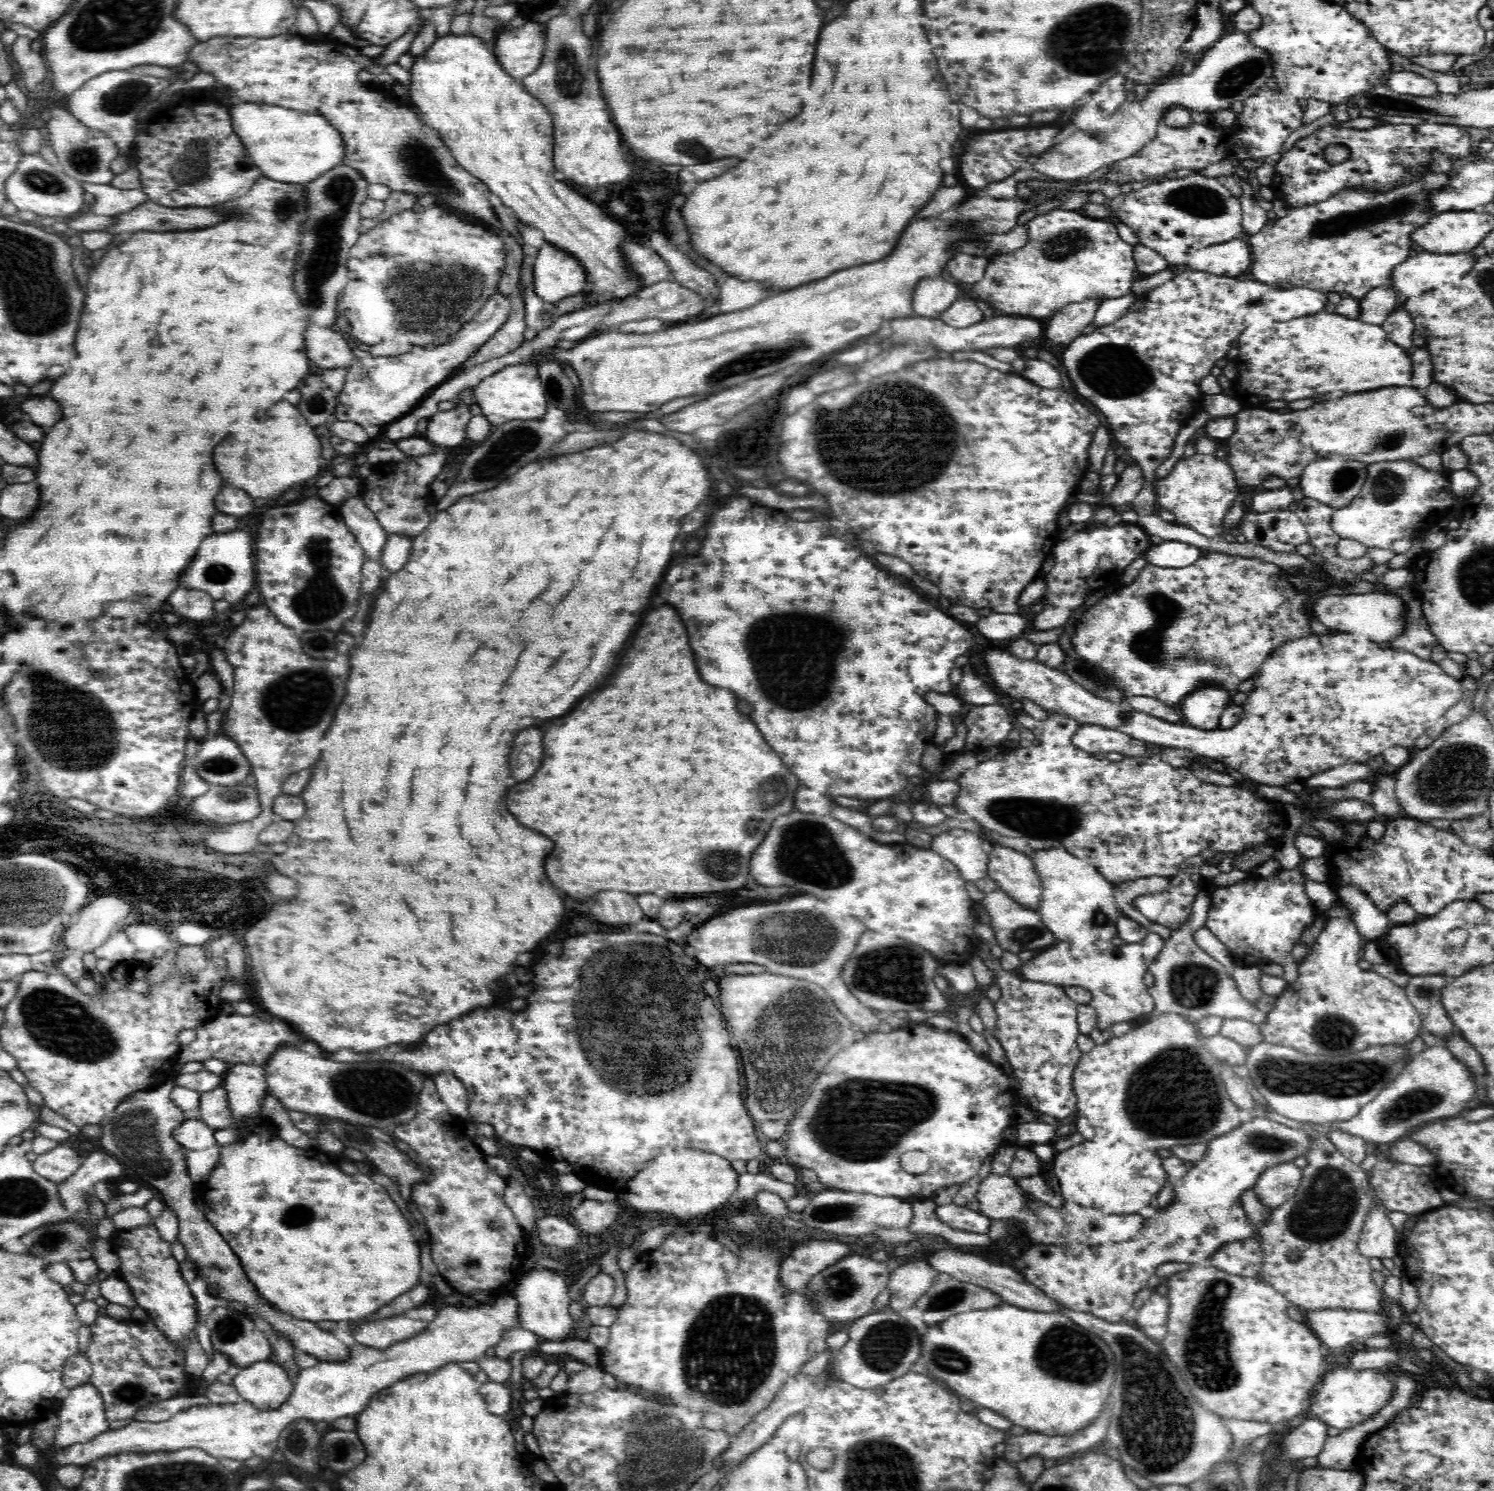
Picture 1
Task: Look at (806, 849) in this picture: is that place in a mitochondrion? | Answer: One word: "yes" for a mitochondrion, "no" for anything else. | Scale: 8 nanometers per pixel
yes

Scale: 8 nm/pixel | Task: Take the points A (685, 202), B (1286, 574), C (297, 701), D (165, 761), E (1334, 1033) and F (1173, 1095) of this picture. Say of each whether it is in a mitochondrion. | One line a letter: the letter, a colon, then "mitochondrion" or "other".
A: other
B: other
C: mitochondrion
D: other
E: mitochondrion
F: mitochondrion

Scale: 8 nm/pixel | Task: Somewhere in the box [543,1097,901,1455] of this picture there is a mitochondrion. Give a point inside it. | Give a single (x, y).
(728, 1351)

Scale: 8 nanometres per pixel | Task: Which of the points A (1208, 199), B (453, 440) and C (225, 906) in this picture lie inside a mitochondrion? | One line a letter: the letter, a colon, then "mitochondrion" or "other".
A: mitochondrion
B: other
C: mitochondrion

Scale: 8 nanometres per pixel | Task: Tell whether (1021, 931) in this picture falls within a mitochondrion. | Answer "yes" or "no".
yes

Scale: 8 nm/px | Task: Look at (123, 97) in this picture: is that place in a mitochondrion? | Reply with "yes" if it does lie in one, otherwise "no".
yes

